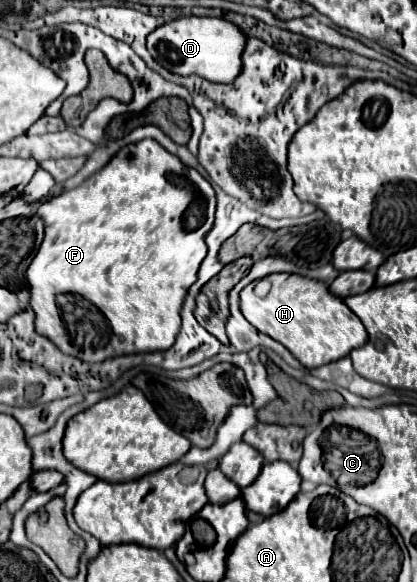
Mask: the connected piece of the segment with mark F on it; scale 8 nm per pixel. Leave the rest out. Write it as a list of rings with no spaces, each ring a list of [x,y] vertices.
[[[145,139],[139,143],[125,145],[117,155],[111,157],[111,161],[97,171],[93,177],[85,179],[79,187],[71,191],[63,191],[57,197],[45,199],[45,203],[39,205],[41,219],[45,221],[45,239],[31,261],[27,269],[27,279],[29,279],[29,291],[31,291],[31,307],[37,315],[35,319],[35,329],[37,333],[49,337],[63,353],[79,357],[81,361],[103,361],[115,355],[127,355],[127,353],[145,353],[145,351],[161,351],[169,349],[175,343],[175,337],[181,327],[181,305],[183,297],[187,295],[187,289],[197,281],[197,271],[207,255],[207,245],[205,245],[205,235],[213,227],[213,215],[215,215],[215,191],[211,183],[193,167],[187,167],[181,163],[181,159],[173,153],[169,153],[163,145],[159,145],[153,139]]]

